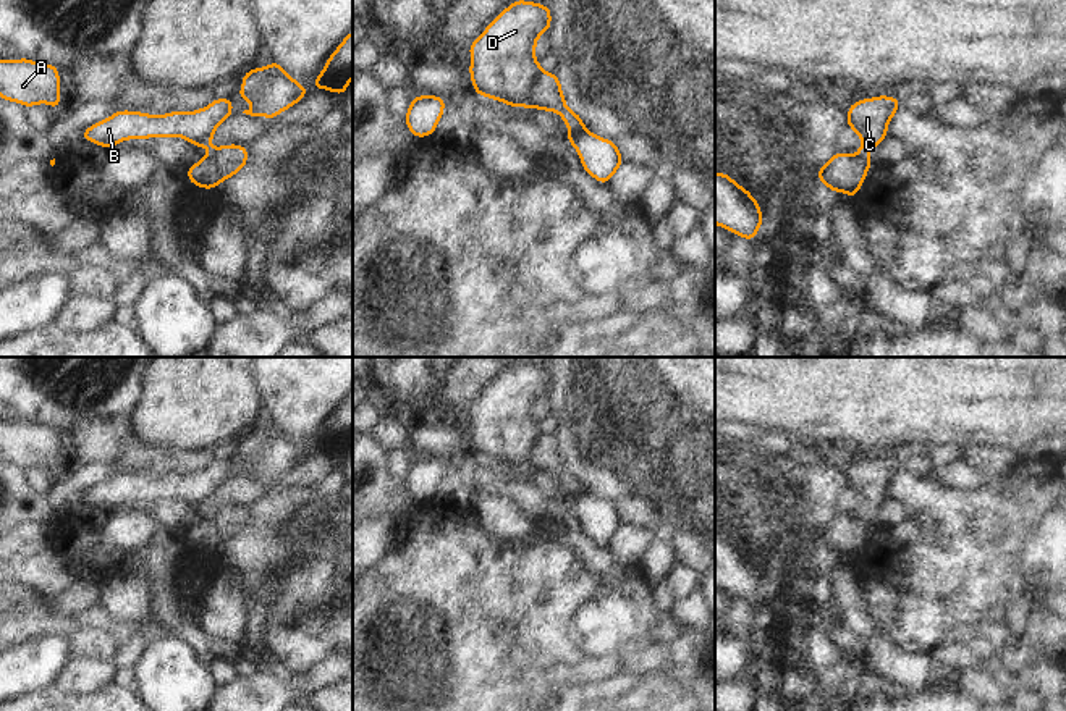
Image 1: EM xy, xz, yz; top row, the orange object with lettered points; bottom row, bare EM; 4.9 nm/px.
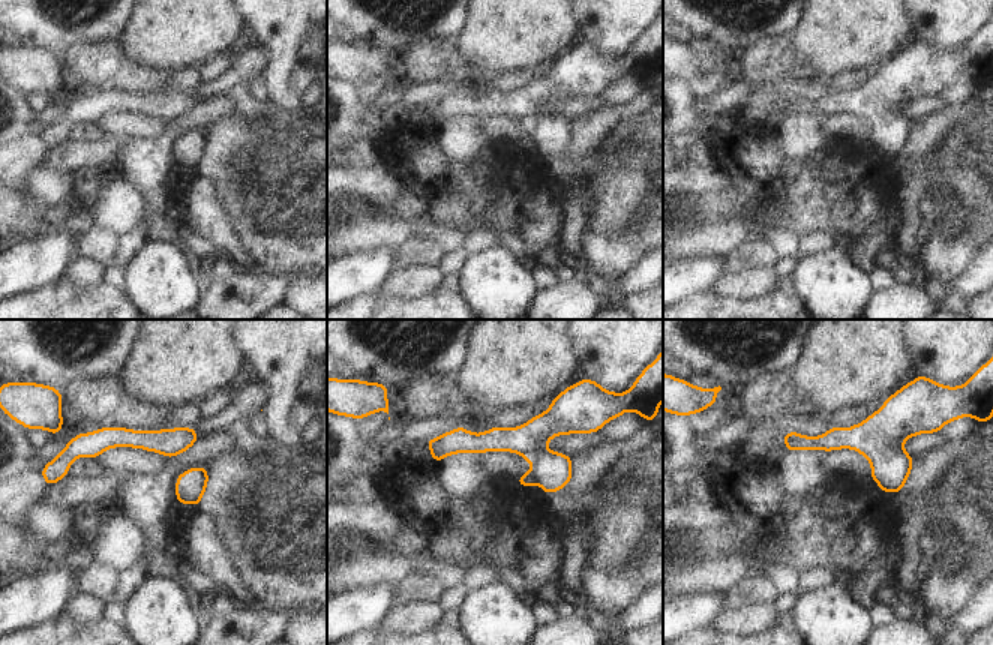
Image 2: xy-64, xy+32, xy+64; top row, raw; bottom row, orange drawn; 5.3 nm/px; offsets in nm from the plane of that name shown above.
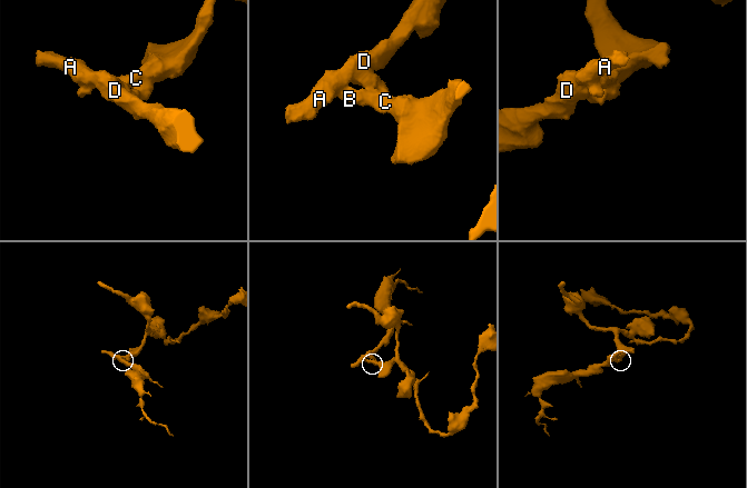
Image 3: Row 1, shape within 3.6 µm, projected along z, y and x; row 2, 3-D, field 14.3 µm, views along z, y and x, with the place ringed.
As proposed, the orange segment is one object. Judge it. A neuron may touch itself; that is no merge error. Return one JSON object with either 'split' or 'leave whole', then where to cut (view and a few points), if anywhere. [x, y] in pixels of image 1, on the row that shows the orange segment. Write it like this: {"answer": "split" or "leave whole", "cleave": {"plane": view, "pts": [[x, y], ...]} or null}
{"answer": "split", "cleave": {"plane": "xy", "pts": [[211, 152], [225, 178]]}}

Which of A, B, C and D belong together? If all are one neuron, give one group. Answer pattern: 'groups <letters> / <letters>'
groups A D / B C

